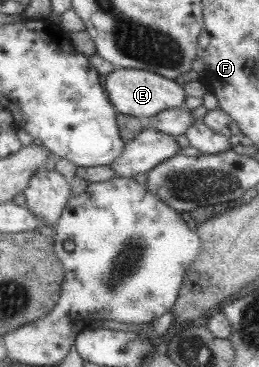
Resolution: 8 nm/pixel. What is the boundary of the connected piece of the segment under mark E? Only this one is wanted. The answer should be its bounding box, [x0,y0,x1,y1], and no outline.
[104,67,185,119]

